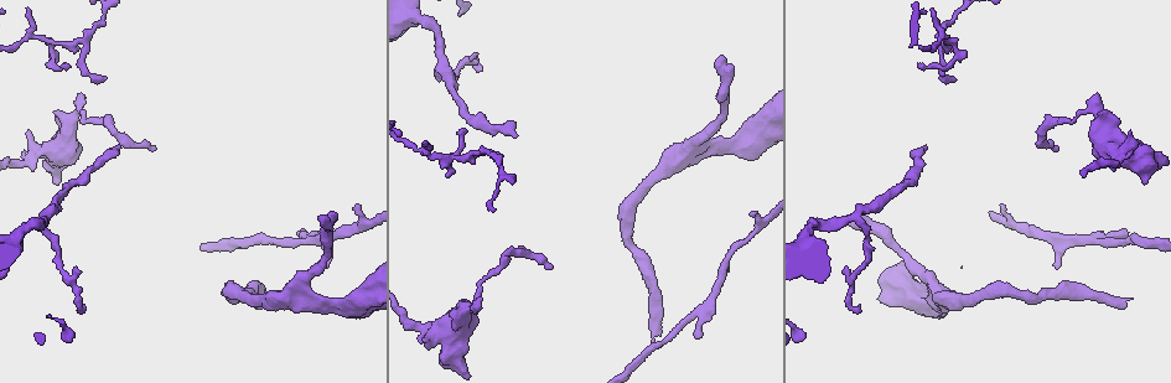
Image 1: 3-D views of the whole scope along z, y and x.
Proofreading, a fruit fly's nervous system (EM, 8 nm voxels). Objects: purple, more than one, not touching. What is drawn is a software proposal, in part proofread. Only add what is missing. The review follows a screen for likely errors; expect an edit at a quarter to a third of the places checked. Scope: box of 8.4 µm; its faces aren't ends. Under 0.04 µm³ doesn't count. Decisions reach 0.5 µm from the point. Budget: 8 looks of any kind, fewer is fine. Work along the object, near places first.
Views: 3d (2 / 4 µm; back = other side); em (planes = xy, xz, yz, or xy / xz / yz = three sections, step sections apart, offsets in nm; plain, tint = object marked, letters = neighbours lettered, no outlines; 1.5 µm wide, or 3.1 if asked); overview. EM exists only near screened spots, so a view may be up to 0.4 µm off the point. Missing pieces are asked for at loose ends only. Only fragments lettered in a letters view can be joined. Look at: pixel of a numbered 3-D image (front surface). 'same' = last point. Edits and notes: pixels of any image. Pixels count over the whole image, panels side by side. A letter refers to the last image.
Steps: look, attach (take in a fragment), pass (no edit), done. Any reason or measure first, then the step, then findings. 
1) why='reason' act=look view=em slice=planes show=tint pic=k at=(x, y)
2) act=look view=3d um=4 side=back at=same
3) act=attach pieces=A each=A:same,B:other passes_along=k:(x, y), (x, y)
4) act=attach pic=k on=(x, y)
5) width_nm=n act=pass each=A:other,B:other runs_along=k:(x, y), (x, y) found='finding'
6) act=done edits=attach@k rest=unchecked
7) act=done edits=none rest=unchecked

why='free end' act=look view=3d um=2 pic=1 at=(654, 341)

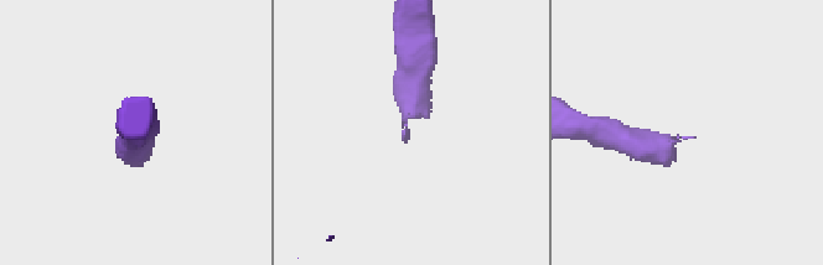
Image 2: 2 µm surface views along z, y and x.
act=look view=em slice=xz step=8 show=letters pic=2 at=(694, 137)

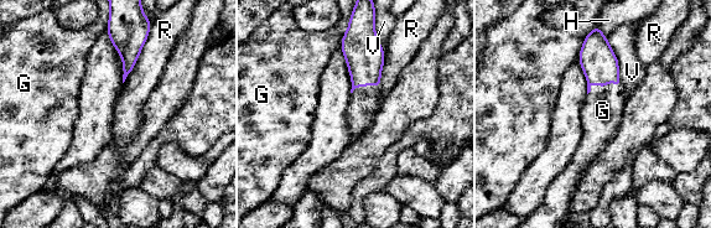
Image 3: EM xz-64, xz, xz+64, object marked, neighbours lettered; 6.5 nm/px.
why='another direction' act=look view=em slice=planes show=letters at=same

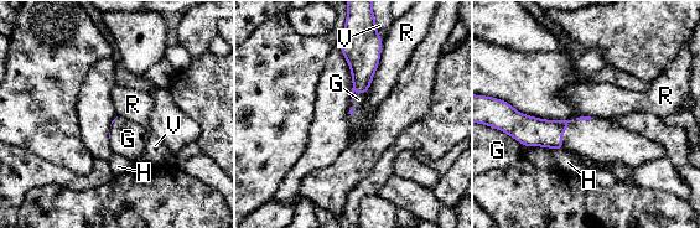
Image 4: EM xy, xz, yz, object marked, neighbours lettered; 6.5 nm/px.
longest_contact=R:360nm act=attach pieces=G each=G:same,H:other,R:other,V:other found='the neuron continues'

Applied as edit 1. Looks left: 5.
act=look view=3d um=4 pic=1 at=(122, 147)

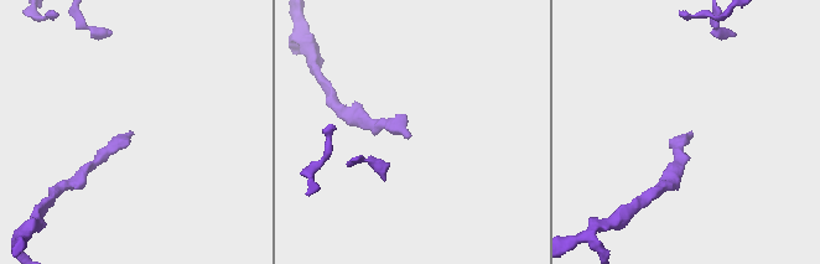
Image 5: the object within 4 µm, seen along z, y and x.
act=look view=em slice=planes show=letters pic=5 at=(408, 134)

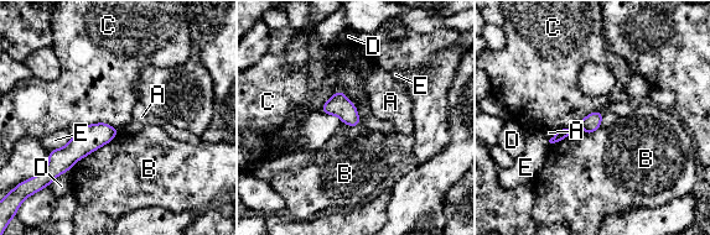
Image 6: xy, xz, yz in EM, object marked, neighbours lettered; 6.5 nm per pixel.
act=pass each=A:other,B:other,C:other,D:other,E:other runs_along=6:(599, 116), (555, 139) found='none of them fits'

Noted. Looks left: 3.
why='thin end' act=look view=em slice=yz step=8 show=tint pic=1 at=(478, 72)

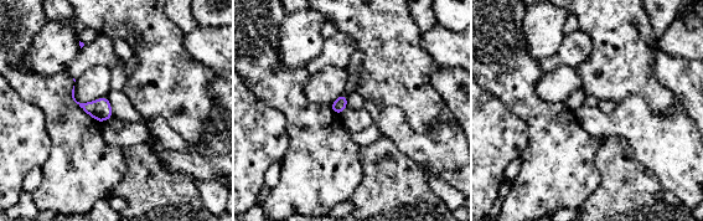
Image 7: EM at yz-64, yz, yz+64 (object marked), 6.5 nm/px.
why='another direction' act=look view=em slice=planes show=letters at=same

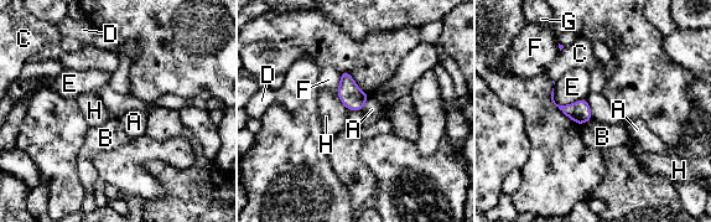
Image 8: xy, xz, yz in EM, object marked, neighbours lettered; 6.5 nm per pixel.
width_nm=140 act=pass each=A:other,B:other,C:other,D:other,E:other,F:other,G:other,H:other border=8:(369, 97), (361, 109) found='no lettered fragment goes on from it'

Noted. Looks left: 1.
act=done edits=attach@4 rest=unchecked

